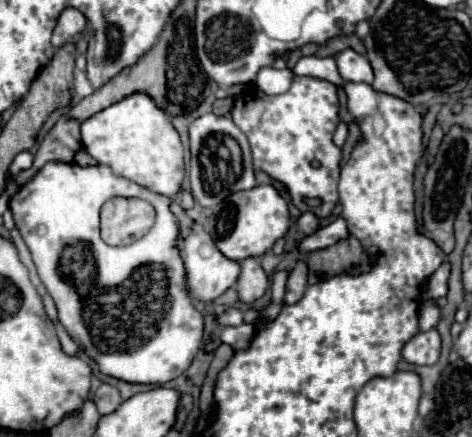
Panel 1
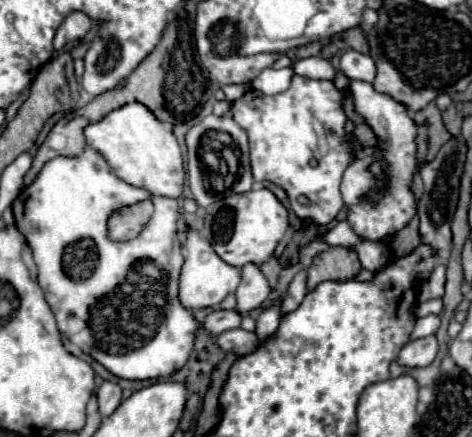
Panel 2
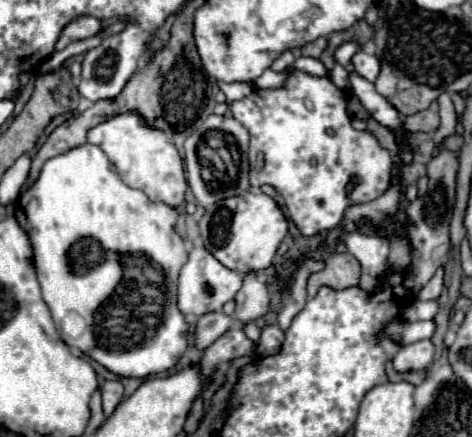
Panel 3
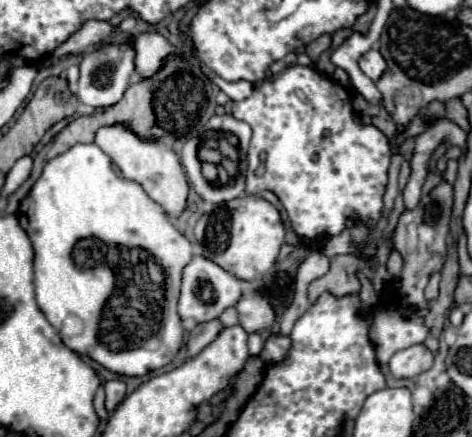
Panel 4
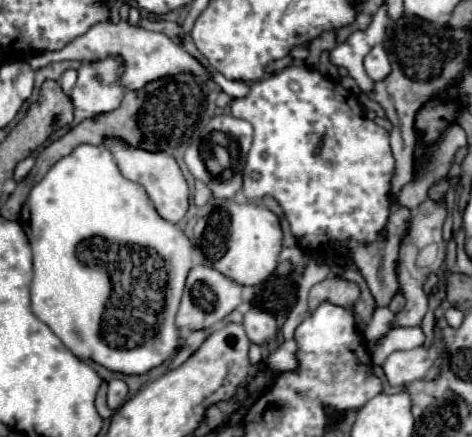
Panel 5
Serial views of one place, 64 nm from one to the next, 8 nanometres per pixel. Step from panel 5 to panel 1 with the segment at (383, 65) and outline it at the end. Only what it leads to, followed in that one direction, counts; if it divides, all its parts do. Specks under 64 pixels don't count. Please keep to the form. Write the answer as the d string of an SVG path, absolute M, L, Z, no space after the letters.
M344 50L336 58L338 72L346 82L366 82L372 84L374 80L374 70L372 64L368 62L366 56L354 52L354 50Z

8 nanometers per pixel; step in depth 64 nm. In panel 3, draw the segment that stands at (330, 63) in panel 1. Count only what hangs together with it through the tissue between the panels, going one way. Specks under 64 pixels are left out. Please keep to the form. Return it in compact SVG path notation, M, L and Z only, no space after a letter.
M300 56L296 58L294 62L294 68L300 68L304 72L312 72L314 76L328 76L328 70L324 68L324 64L316 58L306 58L306 56Z

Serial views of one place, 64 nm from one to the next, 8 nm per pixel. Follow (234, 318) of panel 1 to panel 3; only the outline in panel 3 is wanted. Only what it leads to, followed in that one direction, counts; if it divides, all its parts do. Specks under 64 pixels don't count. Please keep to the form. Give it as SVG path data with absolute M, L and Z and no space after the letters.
M210 312L208 316L200 316L194 330L194 346L198 350L206 350L232 326L232 322L232 316L226 316L222 312Z

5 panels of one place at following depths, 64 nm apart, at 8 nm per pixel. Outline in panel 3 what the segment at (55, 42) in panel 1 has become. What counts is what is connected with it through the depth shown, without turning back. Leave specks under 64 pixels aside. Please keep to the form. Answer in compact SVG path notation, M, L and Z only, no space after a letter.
M80 16L76 18L72 24L68 24L56 44L56 50L64 50L70 42L76 40L84 40L84 38L92 38L102 30L102 22L98 18L92 16Z

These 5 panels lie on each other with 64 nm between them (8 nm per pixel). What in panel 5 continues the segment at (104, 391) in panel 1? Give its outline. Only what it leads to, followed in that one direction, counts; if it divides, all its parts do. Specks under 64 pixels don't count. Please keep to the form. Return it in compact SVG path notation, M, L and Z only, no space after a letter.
M122 380L108 382L108 408L118 410L128 398L128 386Z

